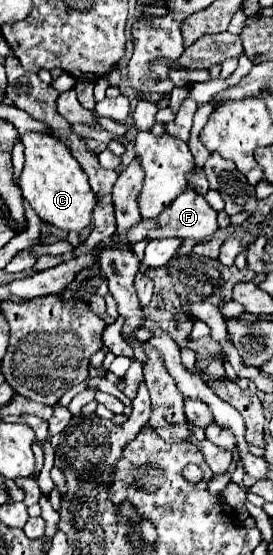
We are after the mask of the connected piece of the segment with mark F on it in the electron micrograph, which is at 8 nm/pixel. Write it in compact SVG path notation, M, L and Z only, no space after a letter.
M186 190L182 192L170 206L168 210L164 210L160 216L152 218L152 220L142 220L140 224L136 224L134 228L130 228L126 232L126 240L130 244L136 244L138 240L142 238L168 238L168 236L174 236L174 238L194 238L194 240L206 240L210 238L216 230L218 230L218 220L216 220L216 210L204 200L202 194L194 192L194 190Z

